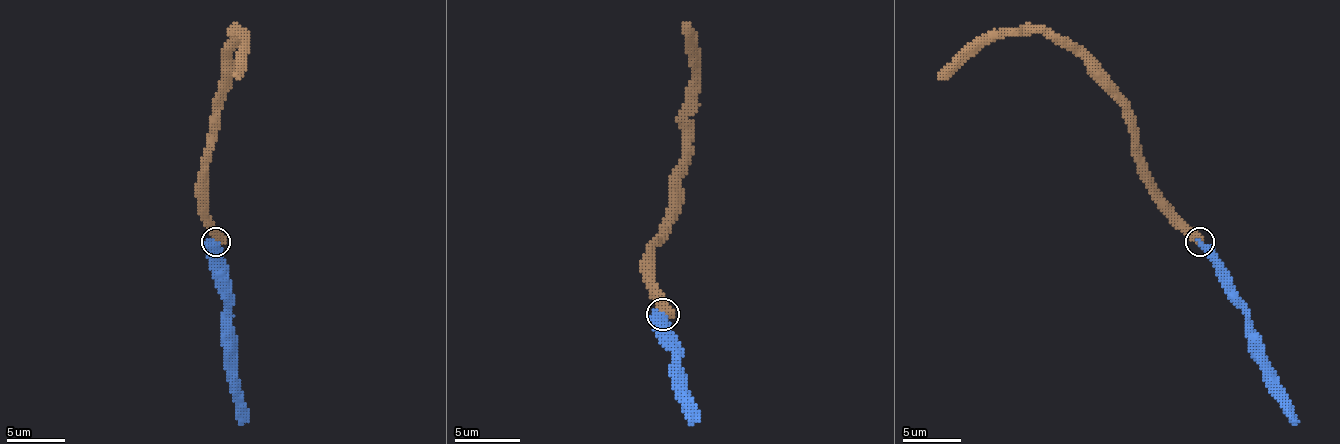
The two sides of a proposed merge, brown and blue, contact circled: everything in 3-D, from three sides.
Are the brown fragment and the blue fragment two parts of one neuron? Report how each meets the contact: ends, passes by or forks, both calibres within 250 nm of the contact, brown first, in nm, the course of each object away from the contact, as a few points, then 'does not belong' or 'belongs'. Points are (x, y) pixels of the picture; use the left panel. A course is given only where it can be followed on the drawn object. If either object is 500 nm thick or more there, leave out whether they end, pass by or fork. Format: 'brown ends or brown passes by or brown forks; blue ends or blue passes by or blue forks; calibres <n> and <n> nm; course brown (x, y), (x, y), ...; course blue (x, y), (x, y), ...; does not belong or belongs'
calibres 650 and 600 nm; course brown (216, 243), (207, 193), (213, 105), (236, 32), (242, 40), (242, 67), (233, 76); course blue (216, 243), (219, 289), (225, 307), (228, 351), (233, 366), (233, 392), (242, 424); does not belong

